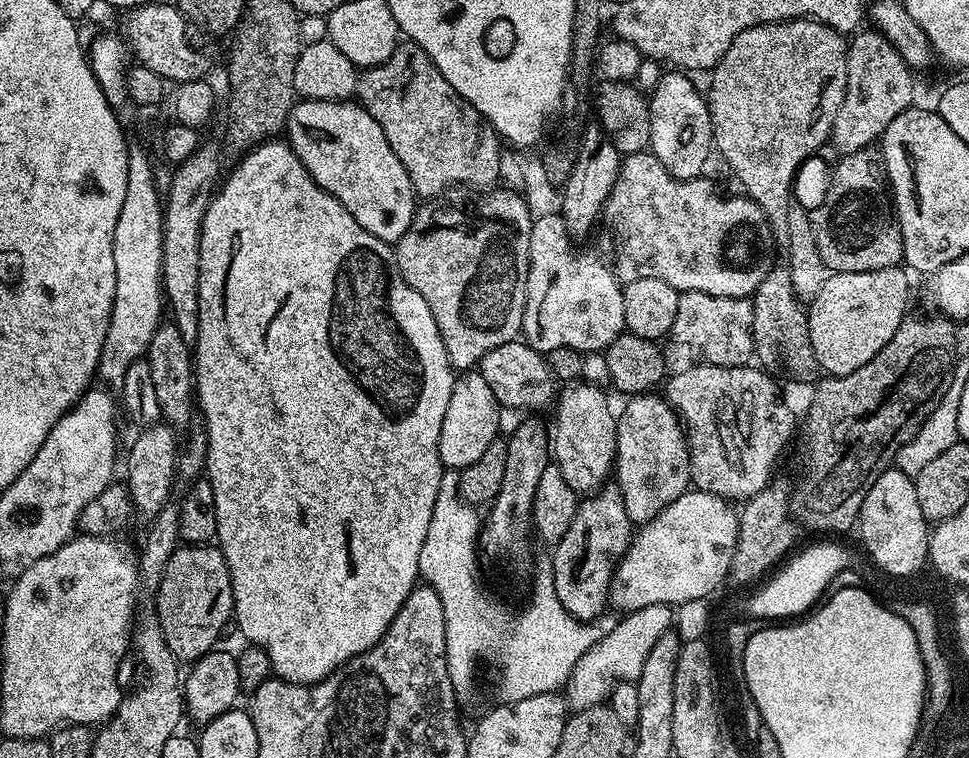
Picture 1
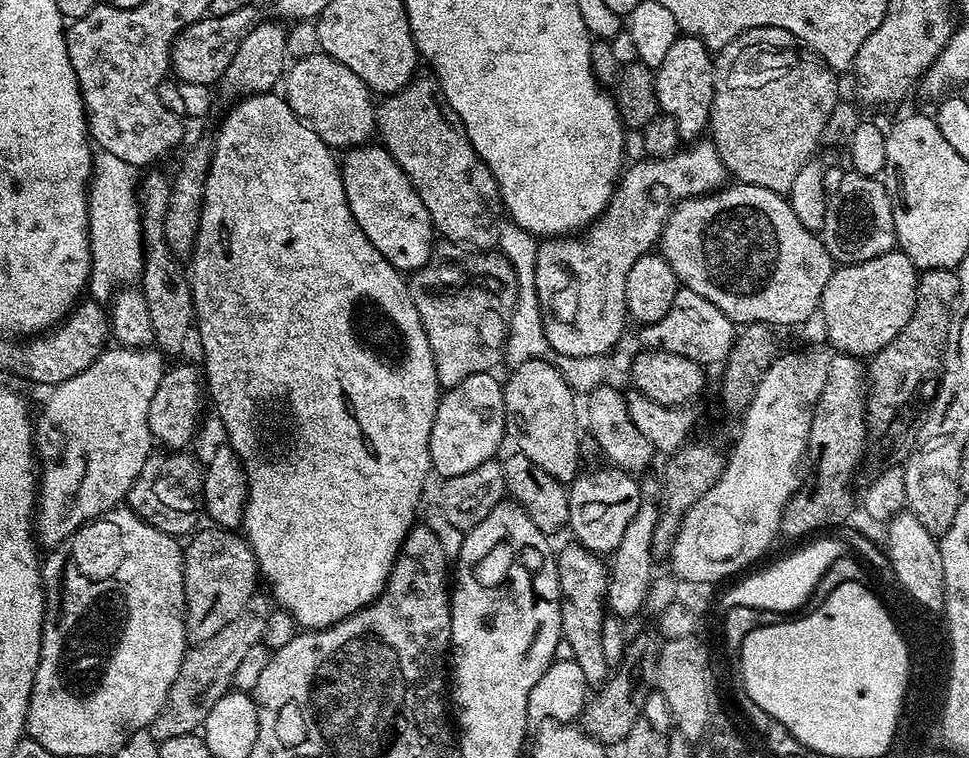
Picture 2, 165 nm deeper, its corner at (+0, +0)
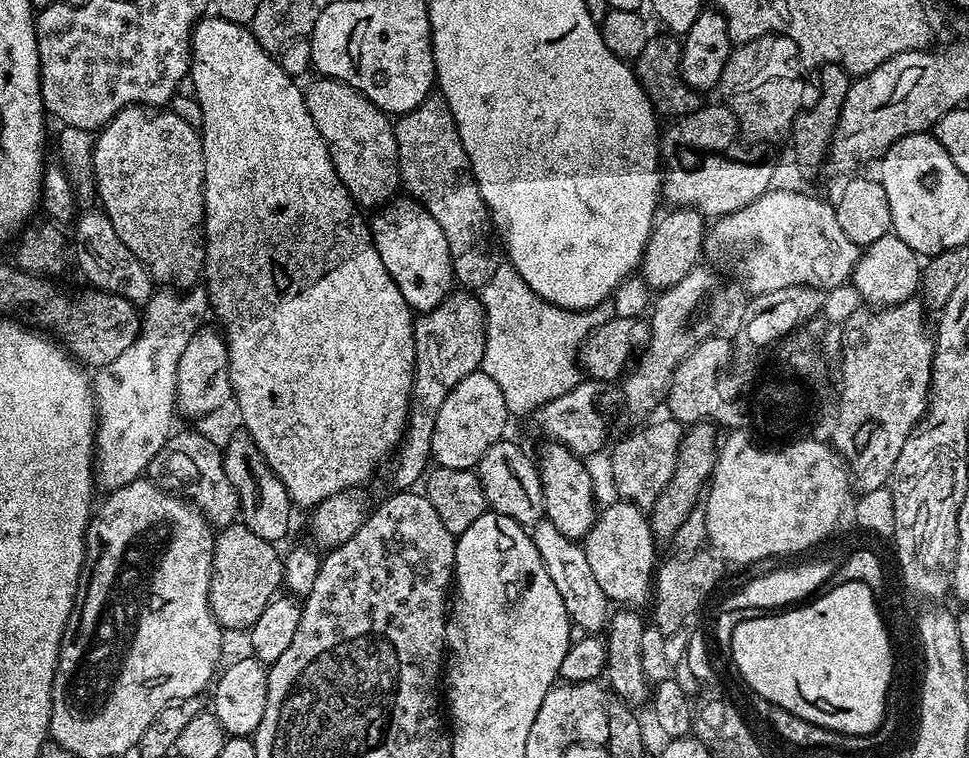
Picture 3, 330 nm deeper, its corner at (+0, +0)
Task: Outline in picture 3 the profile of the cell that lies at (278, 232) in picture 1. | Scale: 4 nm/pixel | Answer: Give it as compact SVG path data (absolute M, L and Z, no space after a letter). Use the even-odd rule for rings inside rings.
M215 14L205 15L196 21L192 30L192 46L190 49L190 75L193 82L194 97L198 106L202 108L204 115L204 124L202 127L202 139L204 142L204 270L202 273L203 283L206 285L208 302L214 316L220 319L219 327L222 329L222 335L225 342L228 343L228 365L230 366L230 382L232 383L232 399L235 400L238 410L242 414L242 428L248 433L249 438L258 446L262 458L278 474L282 486L290 494L293 505L297 509L305 508L311 510L317 504L322 503L326 498L330 498L339 492L359 489L359 484L364 484L376 472L376 467L384 459L391 457L397 451L398 445L404 439L404 427L408 425L408 407L412 401L412 379L416 373L416 343L414 342L414 313L409 308L406 298L402 298L402 290L390 278L386 266L382 266L382 258L378 258L378 250L372 241L369 221L365 213L361 211L352 195L342 186L338 174L334 170L334 162L328 157L326 142L322 142L322 134L318 134L318 126L310 118L310 110L304 101L304 92L299 88L297 81L288 76L280 65L279 59L273 53L268 52L254 38L251 27L226 22L221 16Z

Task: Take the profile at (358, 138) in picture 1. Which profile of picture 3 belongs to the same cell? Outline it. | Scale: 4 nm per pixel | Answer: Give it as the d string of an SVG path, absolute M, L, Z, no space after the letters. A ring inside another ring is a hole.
M393 198L387 204L375 209L370 220L372 241L378 250L378 258L382 258L382 266L394 278L398 290L402 290L402 298L406 298L413 313L423 314L434 310L444 301L454 288L452 263L450 262L450 246L446 246L446 234L442 234L442 226L434 222L430 213L414 199Z

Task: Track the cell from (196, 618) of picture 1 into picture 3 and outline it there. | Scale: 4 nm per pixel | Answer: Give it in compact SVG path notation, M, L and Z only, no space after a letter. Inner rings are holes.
M243 522L219 529L215 535L208 605L225 631L248 631L277 595L283 583L283 559L275 548L271 541L259 538Z

